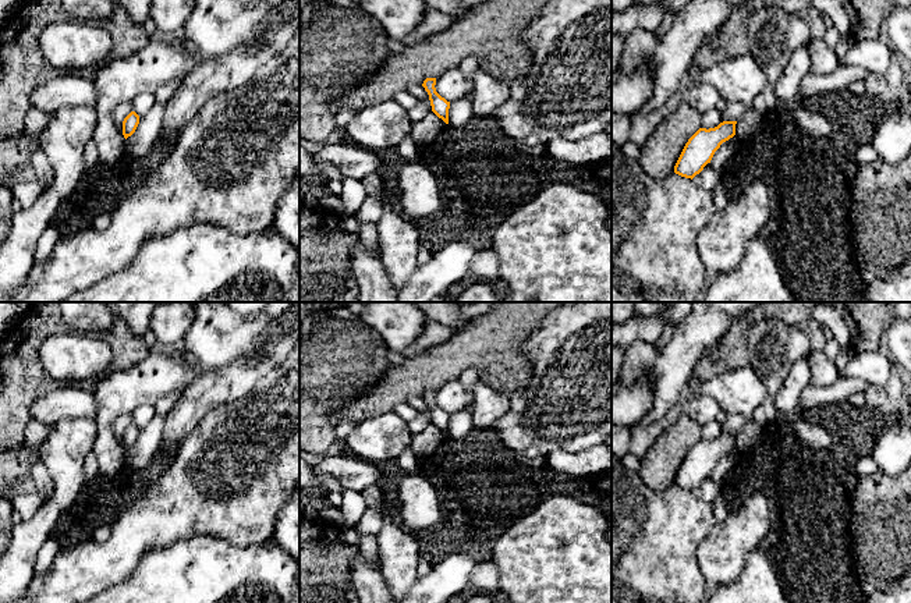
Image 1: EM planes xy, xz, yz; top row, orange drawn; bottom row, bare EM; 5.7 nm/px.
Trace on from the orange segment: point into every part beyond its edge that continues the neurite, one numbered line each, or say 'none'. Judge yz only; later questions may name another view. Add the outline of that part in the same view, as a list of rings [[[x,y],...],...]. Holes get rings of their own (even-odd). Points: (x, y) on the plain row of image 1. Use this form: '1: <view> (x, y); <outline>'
none

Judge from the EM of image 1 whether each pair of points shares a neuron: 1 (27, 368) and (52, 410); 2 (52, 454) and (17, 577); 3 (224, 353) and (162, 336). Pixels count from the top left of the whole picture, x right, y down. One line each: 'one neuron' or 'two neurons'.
1: two neurons
2: one neuron
3: two neurons

